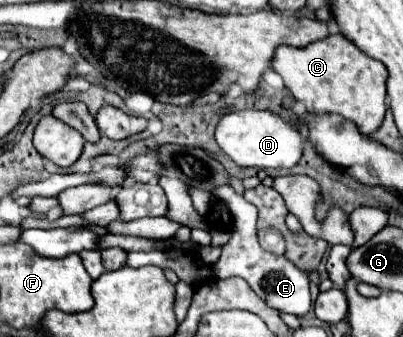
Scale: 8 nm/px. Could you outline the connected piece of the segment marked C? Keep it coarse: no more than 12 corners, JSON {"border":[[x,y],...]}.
{"border":[[341,33],[279,47],[273,69],[309,113],[363,135],[387,111],[387,69]]}

